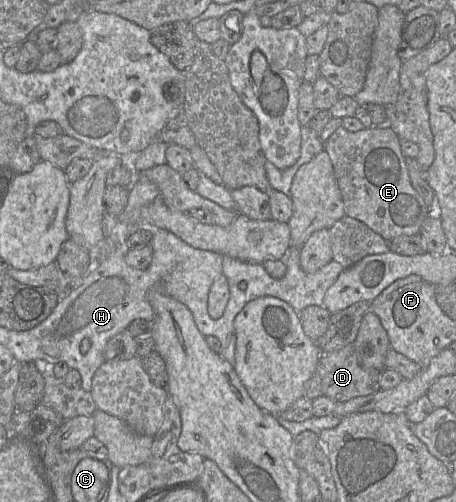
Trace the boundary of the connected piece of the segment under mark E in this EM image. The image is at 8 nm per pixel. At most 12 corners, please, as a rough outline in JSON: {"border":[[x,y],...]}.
{"border":[[389,125],[324,142],[346,216],[386,241],[430,208]]}

